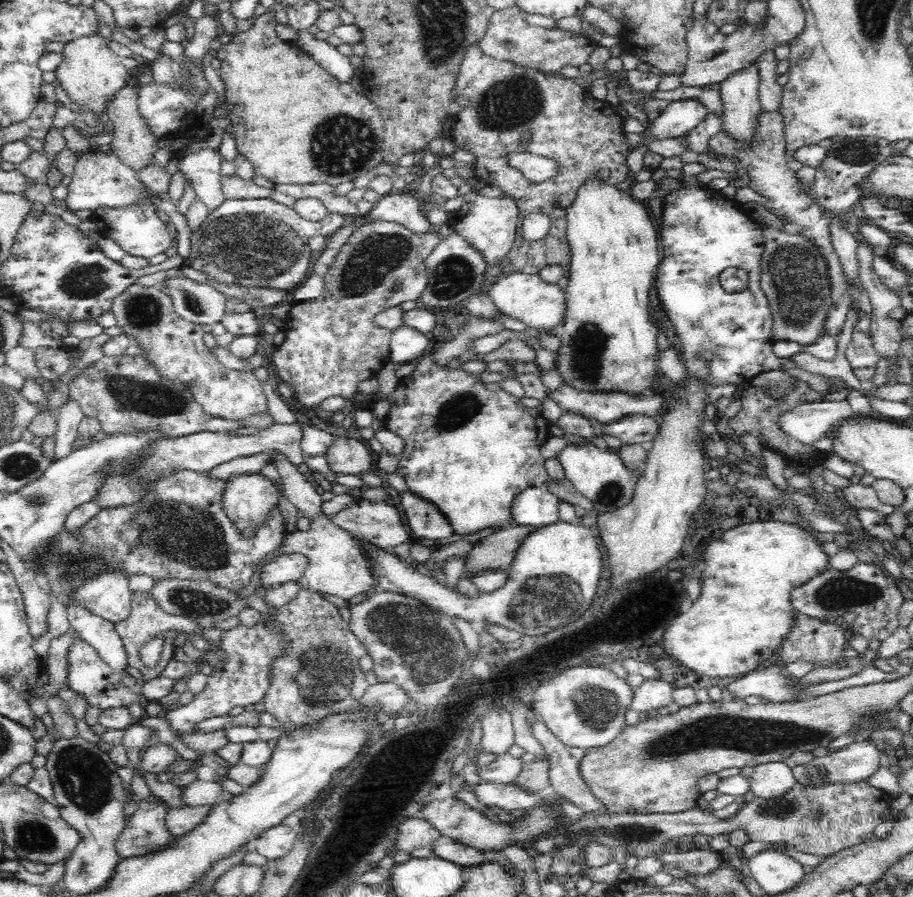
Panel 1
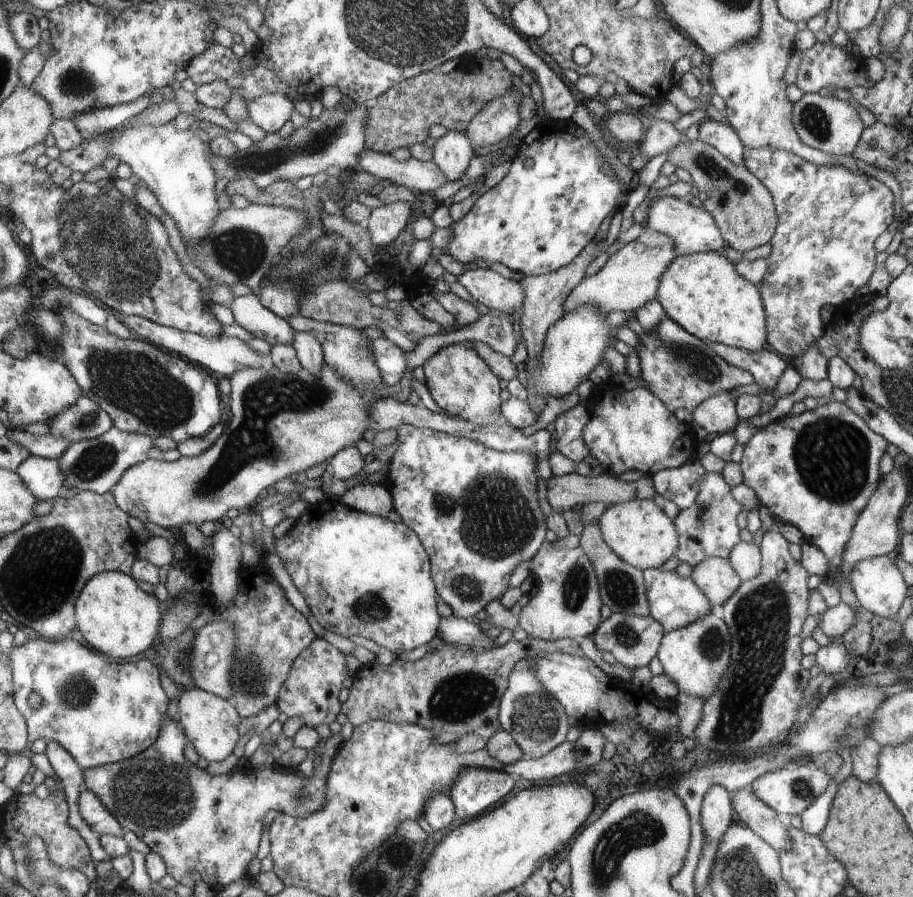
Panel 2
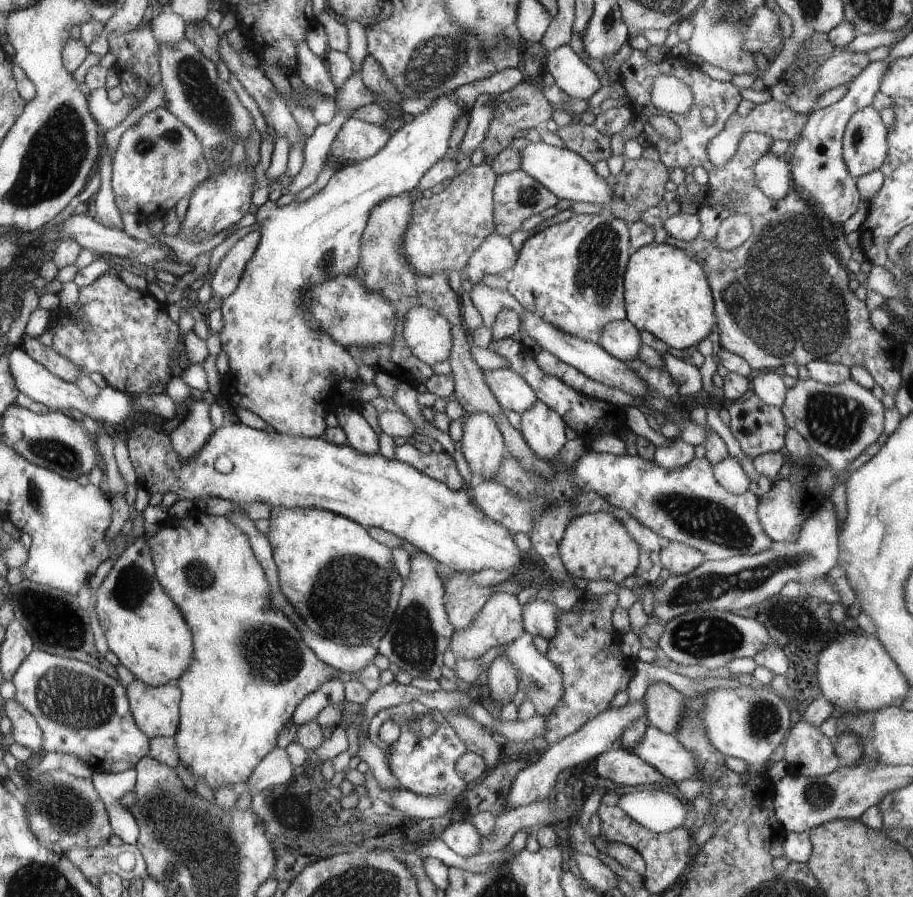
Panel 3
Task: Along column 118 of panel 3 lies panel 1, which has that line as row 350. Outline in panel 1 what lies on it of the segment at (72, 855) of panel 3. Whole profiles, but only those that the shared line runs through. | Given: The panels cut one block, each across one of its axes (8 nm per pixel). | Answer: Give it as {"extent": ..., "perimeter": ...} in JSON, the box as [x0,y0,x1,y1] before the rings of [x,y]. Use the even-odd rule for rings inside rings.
{"extent":[845,336,879,382],"perimeter":[[[851,336],[851,340],[845,351],[853,373],[858,377],[860,382],[872,381],[879,360],[878,353],[874,349],[874,341],[870,336]]]}

